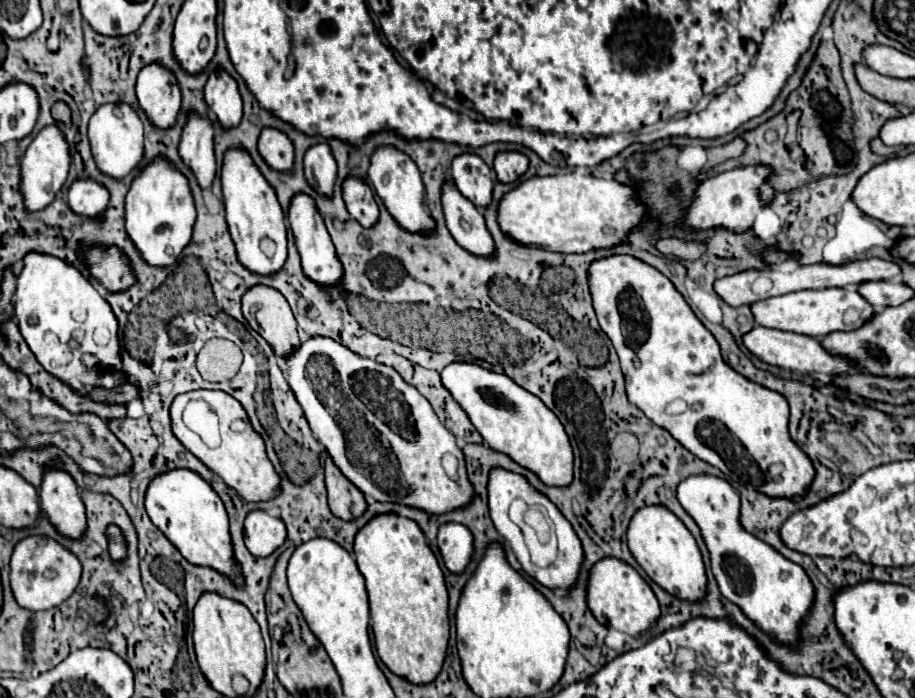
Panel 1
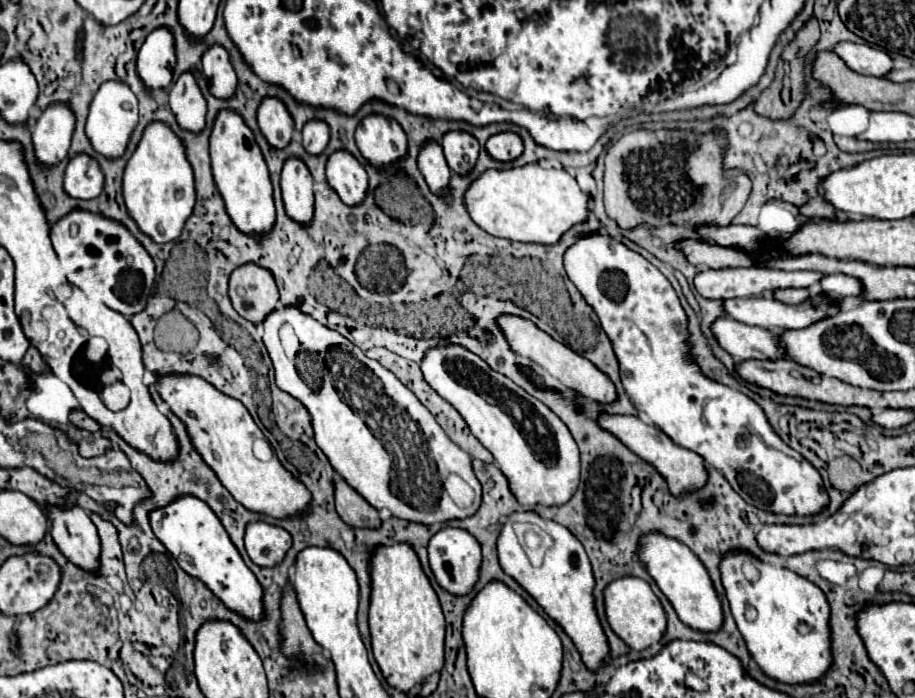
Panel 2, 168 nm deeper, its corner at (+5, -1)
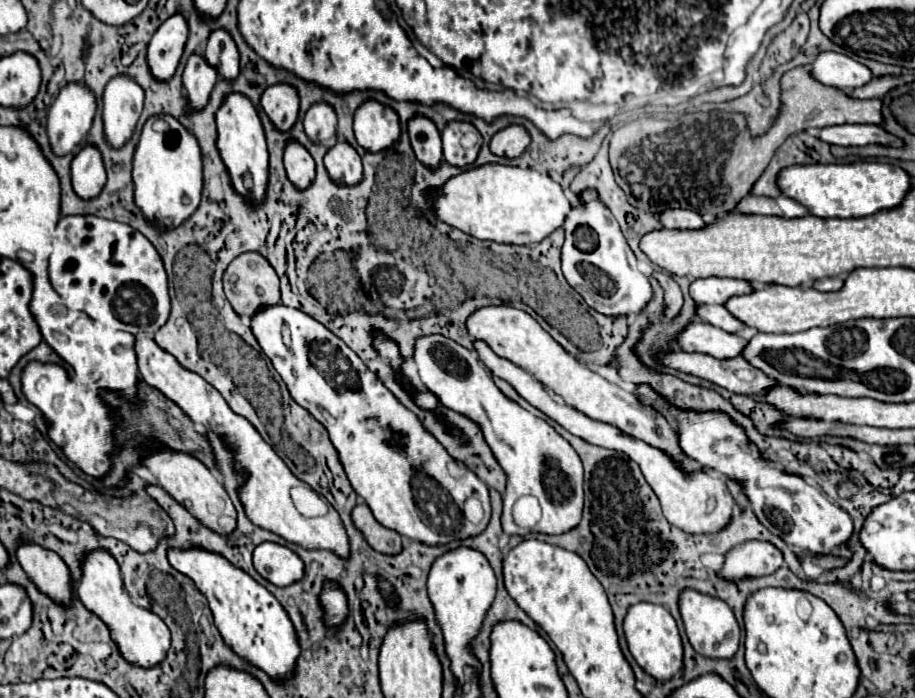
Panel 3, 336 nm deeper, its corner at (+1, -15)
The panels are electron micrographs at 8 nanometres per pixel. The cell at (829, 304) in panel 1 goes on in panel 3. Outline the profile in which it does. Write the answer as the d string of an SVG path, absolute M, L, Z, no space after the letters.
M699 305L697 317L705 319L711 325L715 325L723 331L729 331L729 333L739 333L741 329L747 329L745 323L741 323L739 319L733 319L733 315L729 315L727 307L723 307L723 305Z

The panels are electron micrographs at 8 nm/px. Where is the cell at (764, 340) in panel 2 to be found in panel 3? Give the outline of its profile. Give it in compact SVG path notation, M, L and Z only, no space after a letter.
M703 319L693 321L679 337L679 347L687 353L705 353L715 359L733 359L745 351L747 339L737 333L721 331Z

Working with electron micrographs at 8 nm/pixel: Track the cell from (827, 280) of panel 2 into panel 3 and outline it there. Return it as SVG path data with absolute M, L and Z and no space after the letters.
M827 277L827 279L819 279L813 283L813 287L817 291L839 291L843 287L843 279L841 277Z

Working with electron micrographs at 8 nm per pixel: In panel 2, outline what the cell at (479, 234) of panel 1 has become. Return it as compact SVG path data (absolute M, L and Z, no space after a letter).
M427 139L417 155L417 165L427 181L427 185L433 189L433 193L445 193L451 169L443 157L443 149L437 141Z

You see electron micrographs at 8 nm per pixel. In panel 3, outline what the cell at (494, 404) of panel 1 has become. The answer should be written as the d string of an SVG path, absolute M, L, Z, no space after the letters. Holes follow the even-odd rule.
M429 335L417 339L415 363L421 383L437 395L439 403L457 411L479 425L485 443L507 475L507 491L503 497L503 531L507 535L537 533L565 533L577 527L583 511L583 465L571 443L563 439L545 419L525 411L511 401L493 383L491 373L483 367L477 355L463 345L443 335ZM521 495L535 495L541 503L543 515L533 529L519 529L513 521L513 505Z

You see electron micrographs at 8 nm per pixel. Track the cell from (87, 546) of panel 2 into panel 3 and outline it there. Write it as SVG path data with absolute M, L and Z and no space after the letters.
M85 551L85 555L81 557L81 579L77 583L77 595L89 611L99 615L107 623L113 641L129 663L139 667L153 667L165 659L167 649L171 645L167 625L155 613L141 609L129 599L121 581L119 565L113 555L109 555L109 551Z

